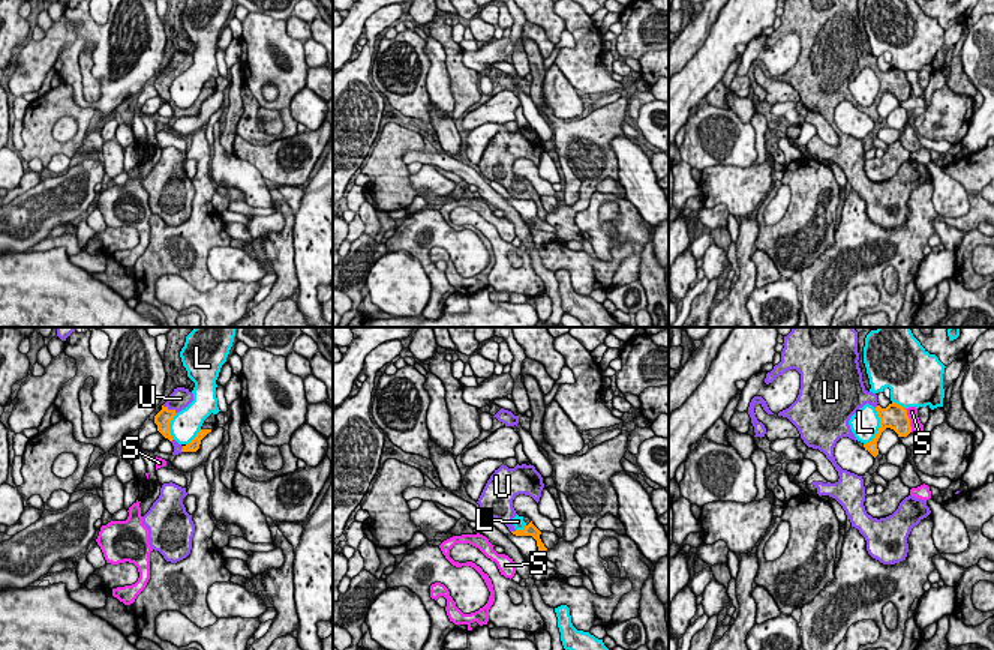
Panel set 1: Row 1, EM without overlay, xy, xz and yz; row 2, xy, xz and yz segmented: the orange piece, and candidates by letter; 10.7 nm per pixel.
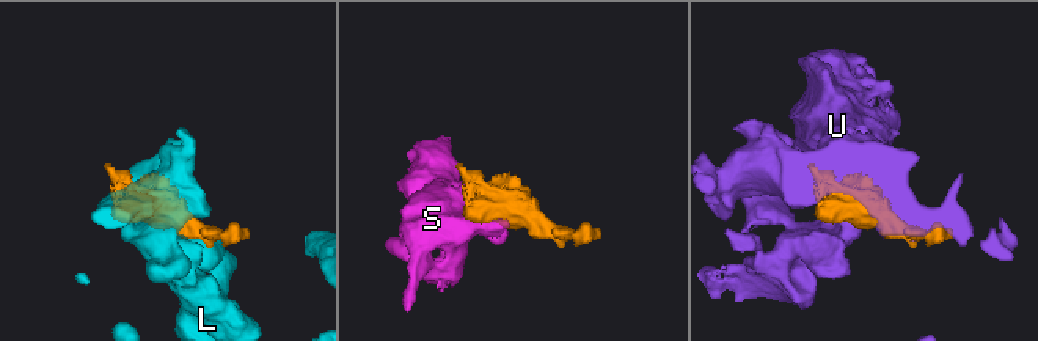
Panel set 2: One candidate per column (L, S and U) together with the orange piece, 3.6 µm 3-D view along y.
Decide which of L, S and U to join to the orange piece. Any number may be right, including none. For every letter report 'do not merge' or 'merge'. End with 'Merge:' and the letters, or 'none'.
L: do not merge
S: do not merge
U: merge
Merge: U

